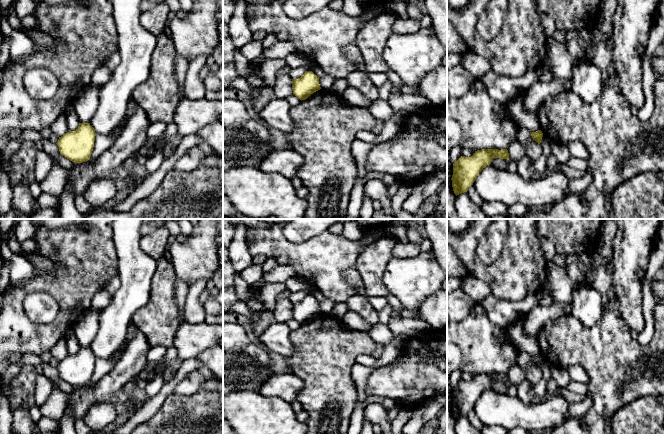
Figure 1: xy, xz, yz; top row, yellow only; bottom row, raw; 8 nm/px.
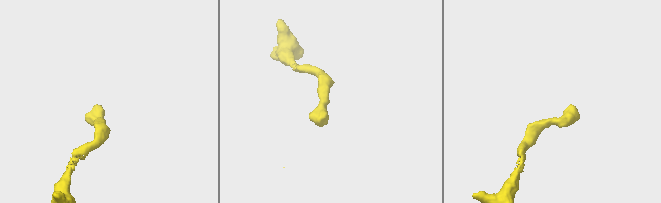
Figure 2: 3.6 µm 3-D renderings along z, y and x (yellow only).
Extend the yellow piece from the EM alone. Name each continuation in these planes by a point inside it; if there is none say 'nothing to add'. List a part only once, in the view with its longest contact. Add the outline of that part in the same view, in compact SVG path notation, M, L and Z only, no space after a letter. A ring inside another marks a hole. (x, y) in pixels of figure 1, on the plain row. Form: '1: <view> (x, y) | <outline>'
nothing to add

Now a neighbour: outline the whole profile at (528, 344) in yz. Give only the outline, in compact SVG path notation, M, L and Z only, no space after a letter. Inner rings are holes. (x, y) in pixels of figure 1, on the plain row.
M523 319L509 326L506 330L507 336L515 347L518 347L529 356L536 356L540 354L537 337L526 335L523 331L522 322Z

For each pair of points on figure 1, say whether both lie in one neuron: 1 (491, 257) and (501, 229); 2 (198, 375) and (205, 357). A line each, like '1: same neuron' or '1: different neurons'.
1: same neuron
2: different neurons

